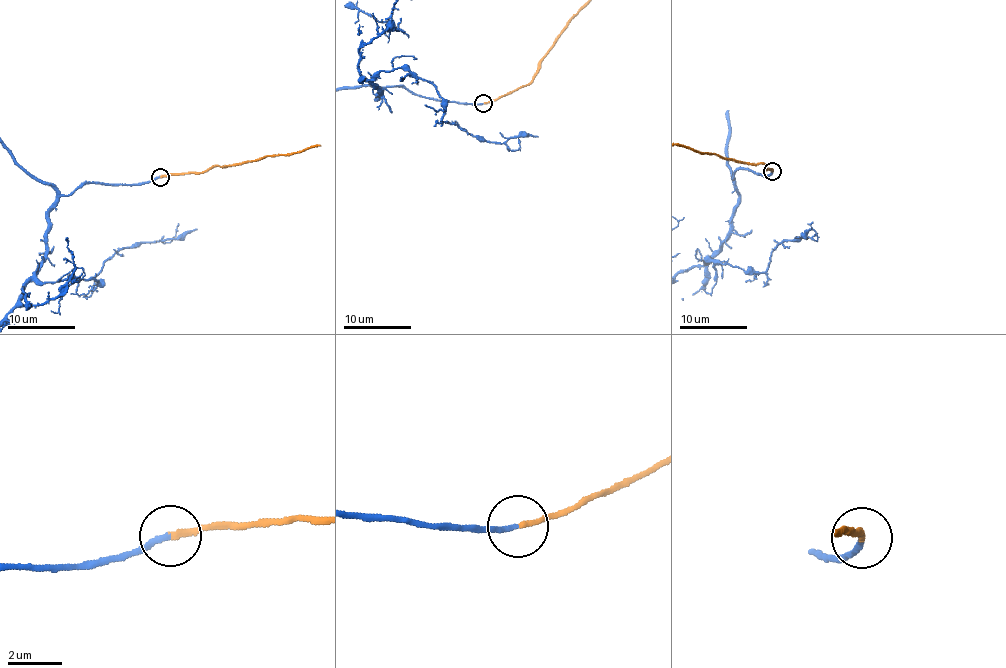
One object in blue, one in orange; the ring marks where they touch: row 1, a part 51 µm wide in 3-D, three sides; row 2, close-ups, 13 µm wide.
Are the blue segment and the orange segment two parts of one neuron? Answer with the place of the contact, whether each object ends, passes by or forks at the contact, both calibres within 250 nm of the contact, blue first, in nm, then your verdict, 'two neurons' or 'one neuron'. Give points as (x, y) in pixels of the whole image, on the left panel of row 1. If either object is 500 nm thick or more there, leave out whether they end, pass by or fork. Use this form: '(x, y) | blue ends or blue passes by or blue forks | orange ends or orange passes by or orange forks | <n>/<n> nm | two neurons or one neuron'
(160, 177) | blue ends | orange ends | 200/180 nm | one neuron

